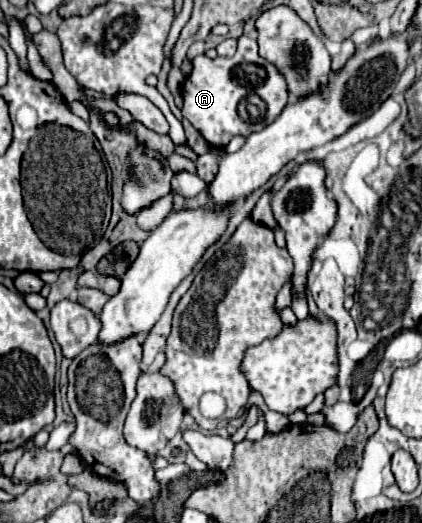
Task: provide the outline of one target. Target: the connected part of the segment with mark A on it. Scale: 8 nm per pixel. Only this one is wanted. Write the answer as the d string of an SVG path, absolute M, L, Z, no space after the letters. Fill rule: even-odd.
M246 36L238 38L238 52L234 58L218 56L212 60L202 54L192 60L192 66L194 68L192 68L190 76L186 78L184 90L182 90L182 98L184 98L182 116L188 118L192 122L192 126L196 130L200 130L200 134L206 138L206 142L216 148L226 146L236 134L248 136L256 130L262 130L286 106L288 92L284 86L284 78L280 78L280 74L276 74L276 68L272 64L264 62L264 58L258 56L258 44L252 38L246 38ZM252 92L256 92L268 106L268 112L266 112L262 124L248 124L248 122L240 120L238 112L236 112L238 102Z

